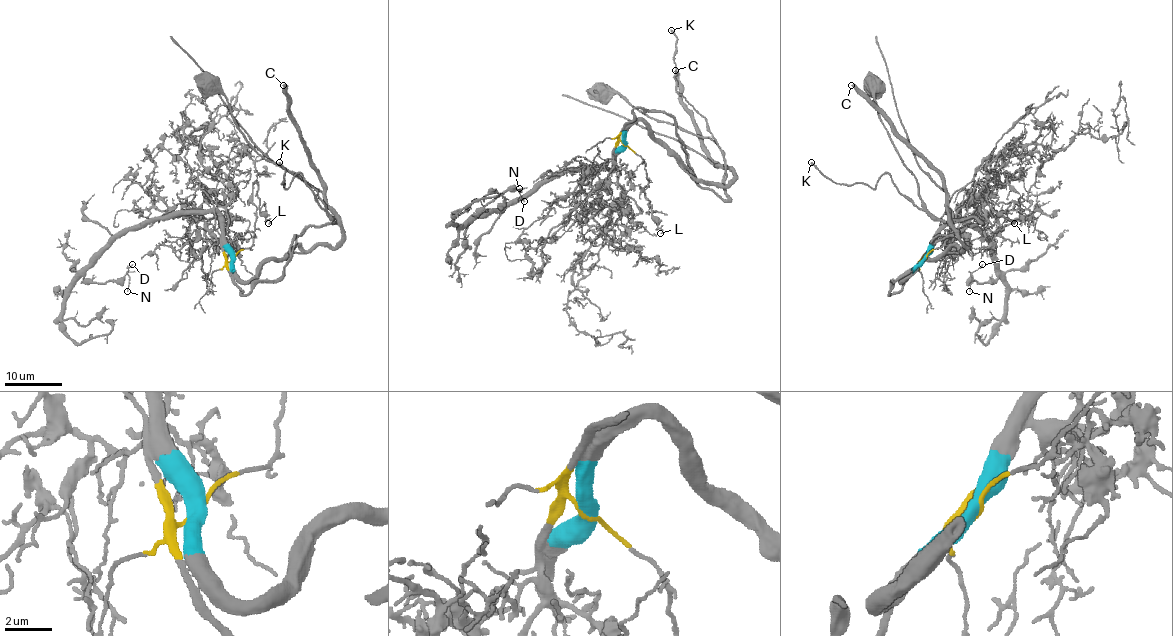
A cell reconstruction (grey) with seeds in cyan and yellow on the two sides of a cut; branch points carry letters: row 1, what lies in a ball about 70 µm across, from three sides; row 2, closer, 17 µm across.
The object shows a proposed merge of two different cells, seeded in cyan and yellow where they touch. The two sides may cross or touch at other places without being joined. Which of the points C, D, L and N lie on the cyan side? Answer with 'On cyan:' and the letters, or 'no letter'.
On cyan: C, D, N

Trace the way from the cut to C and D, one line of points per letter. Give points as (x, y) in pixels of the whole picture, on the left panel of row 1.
C: (231, 260), (231, 270), (249, 281), (270, 260), (341, 239), (283, 85)
D: (231, 260), (224, 224), (217, 215), (168, 213), (122, 232), (84, 277), (97, 283), (119, 280), (132, 264)

